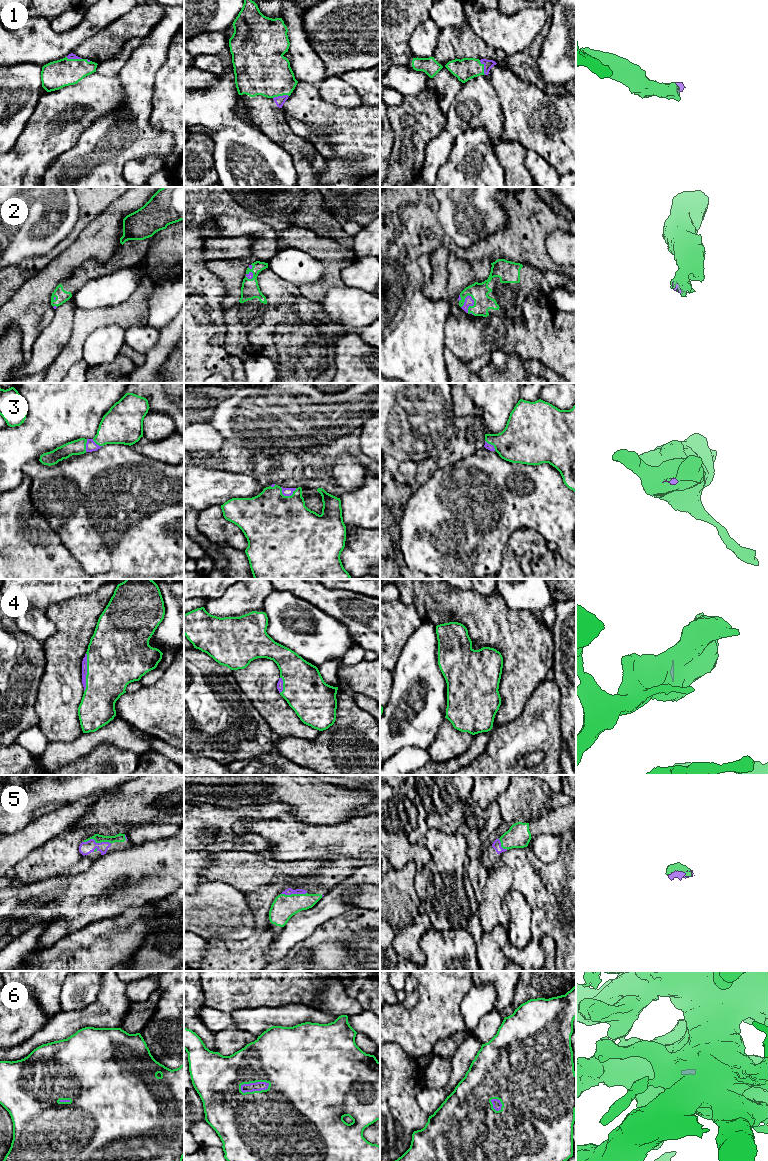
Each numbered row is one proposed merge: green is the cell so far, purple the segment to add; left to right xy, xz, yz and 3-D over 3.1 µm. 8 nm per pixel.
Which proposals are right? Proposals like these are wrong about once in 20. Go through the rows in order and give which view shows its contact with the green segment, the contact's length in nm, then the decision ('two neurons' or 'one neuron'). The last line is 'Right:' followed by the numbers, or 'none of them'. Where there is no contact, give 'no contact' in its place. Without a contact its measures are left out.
1: meets green in yz; contact 130 nm long; one neuron
2: meets green in yz; contact 170 nm long; one neuron
3: meets green in xz; contact 140 nm long; one neuron
4: meets green in xy; contact 320 nm long; one neuron
5: meets green in xy; contact 220 nm long; one neuron
6: meets green in xz; contact 240 nm long; one neuron
Right: 1, 2, 3, 4, 5, 6

